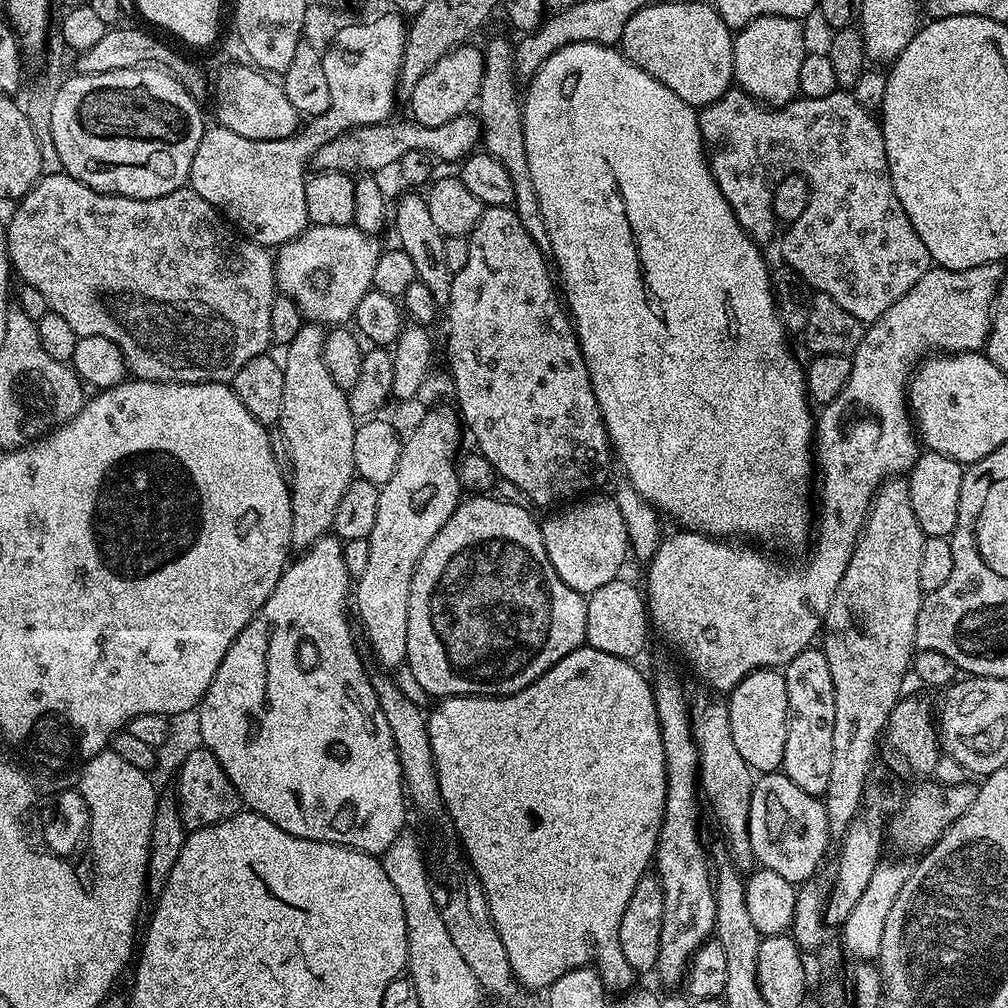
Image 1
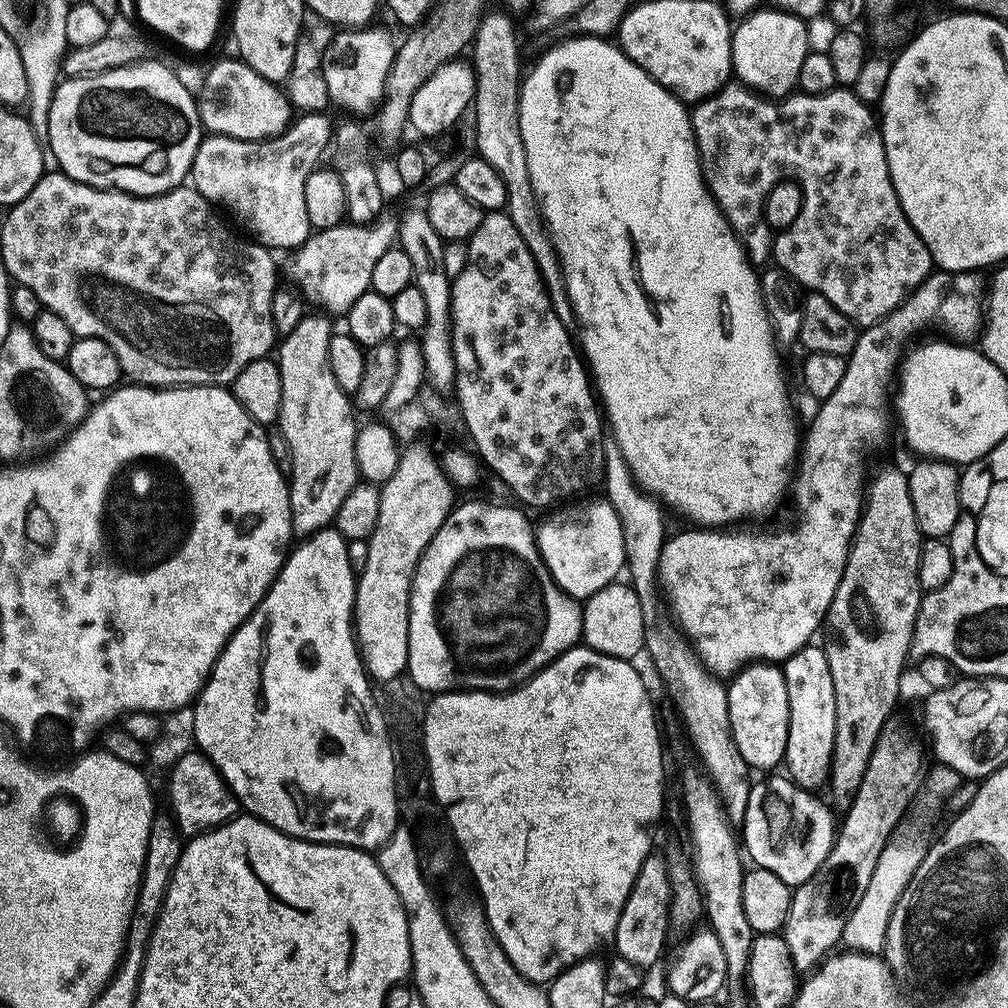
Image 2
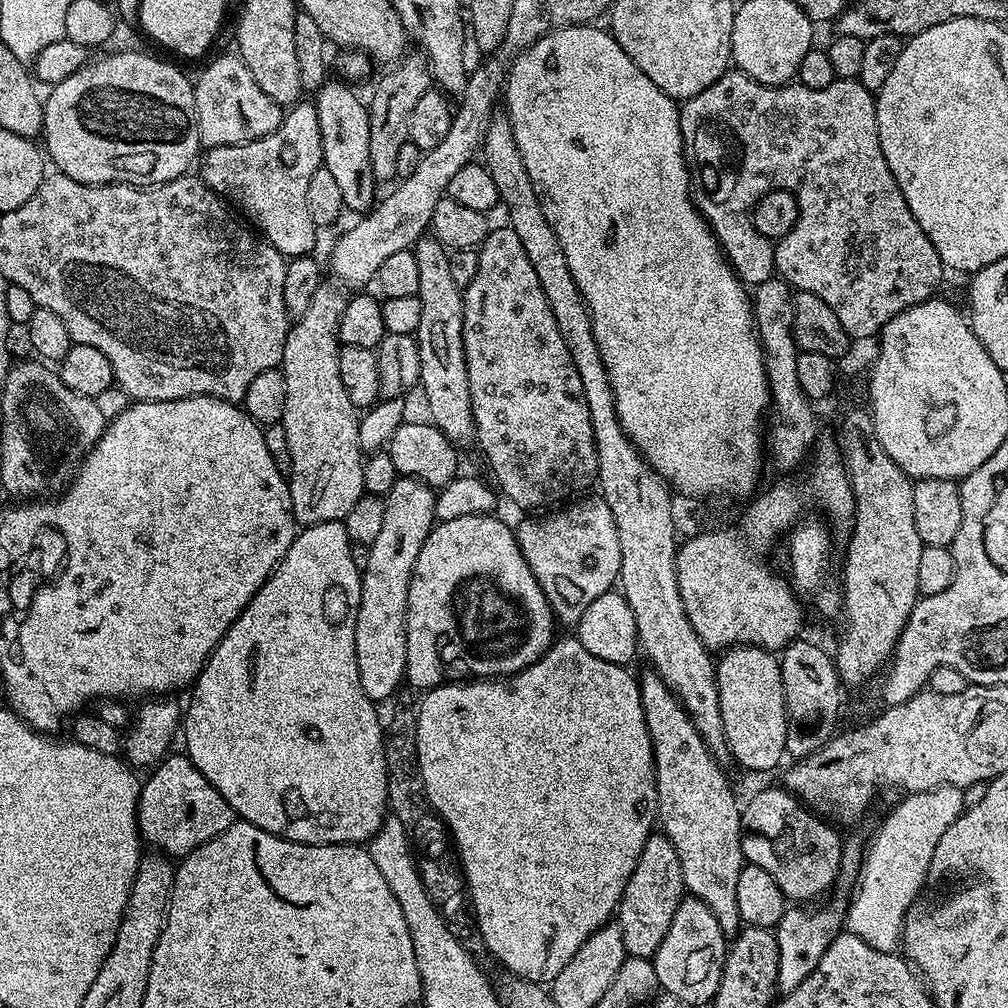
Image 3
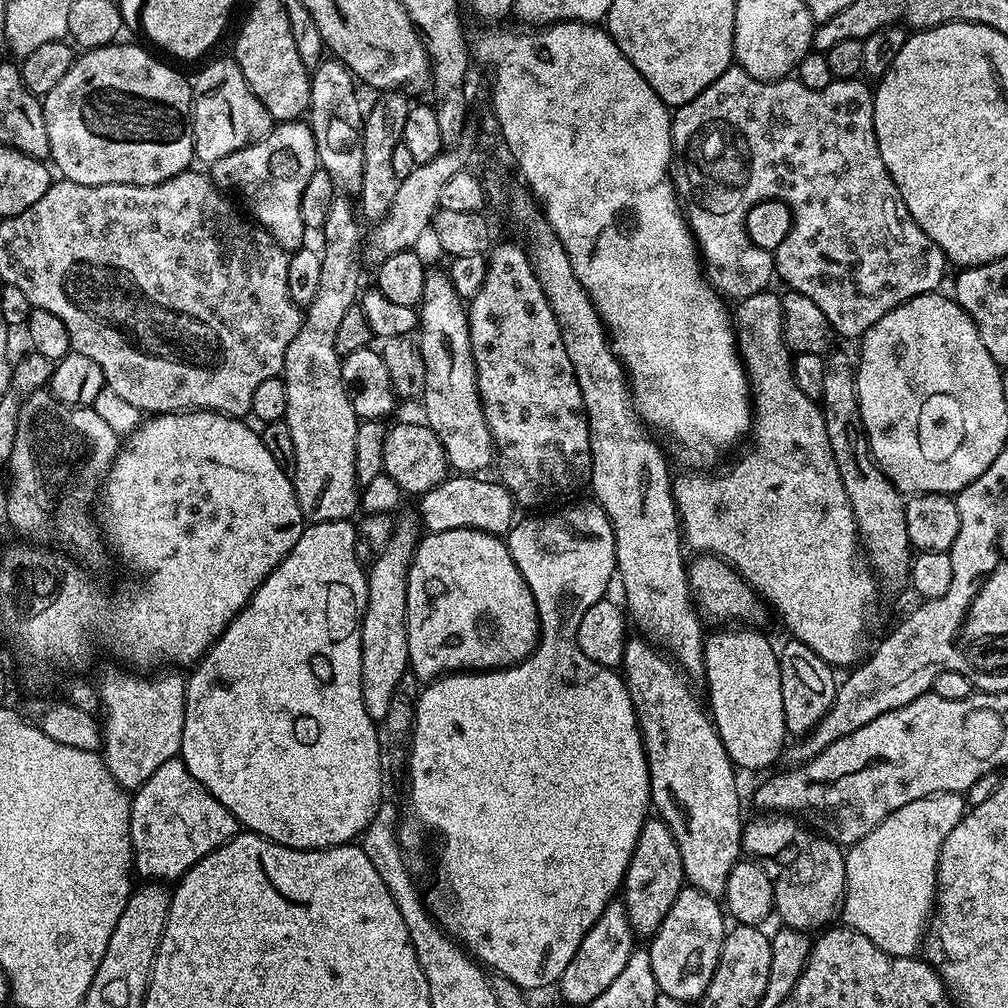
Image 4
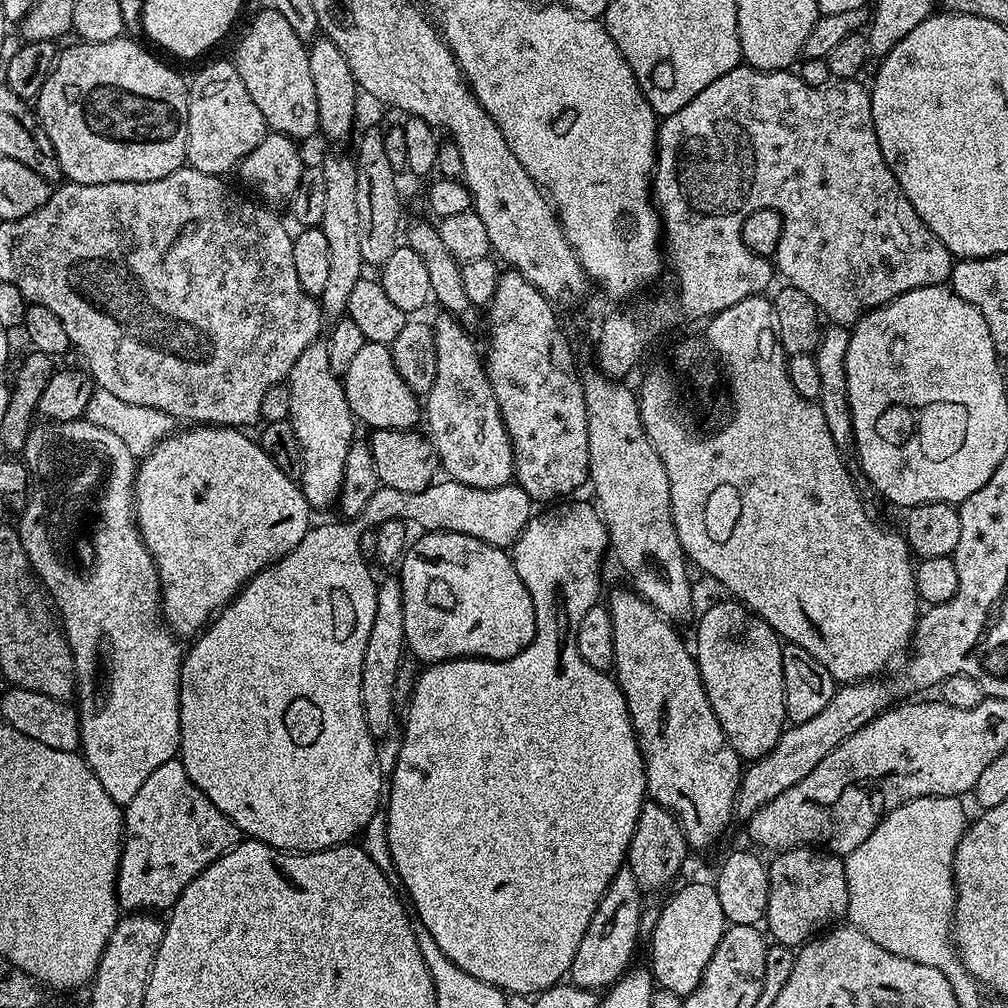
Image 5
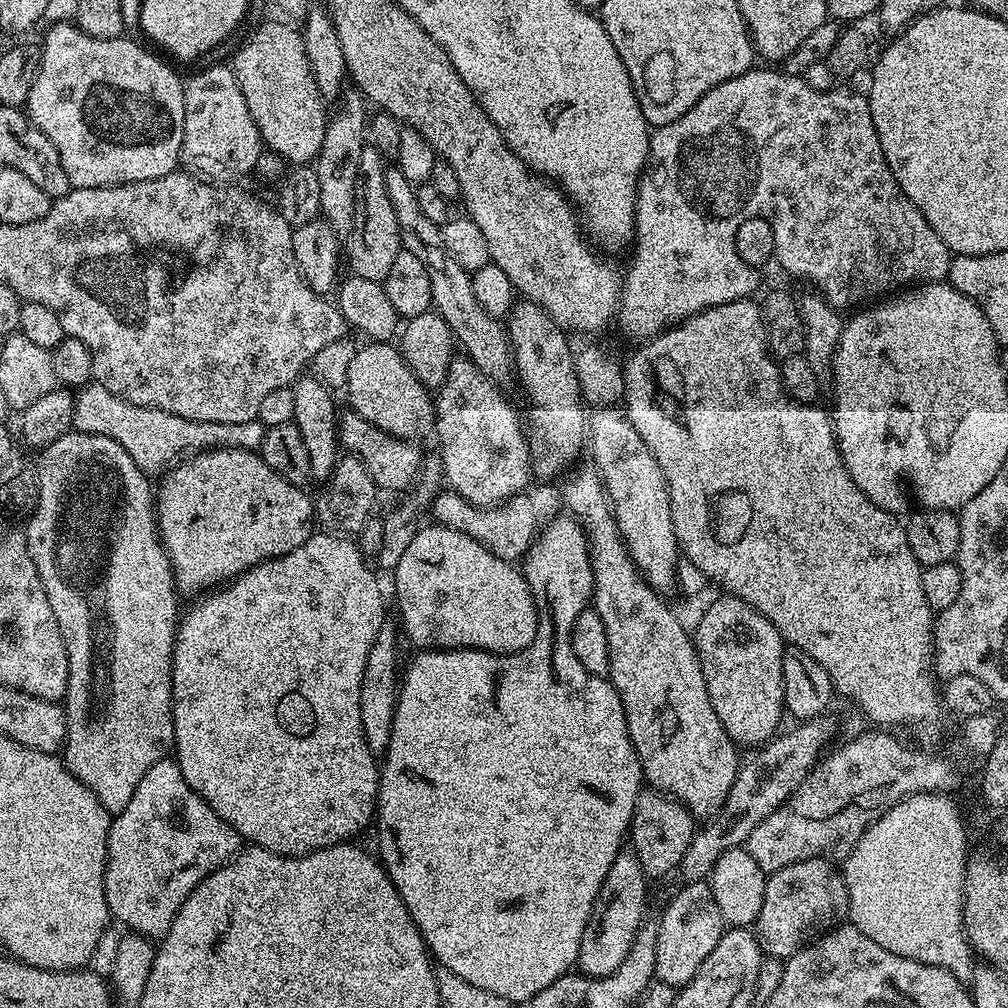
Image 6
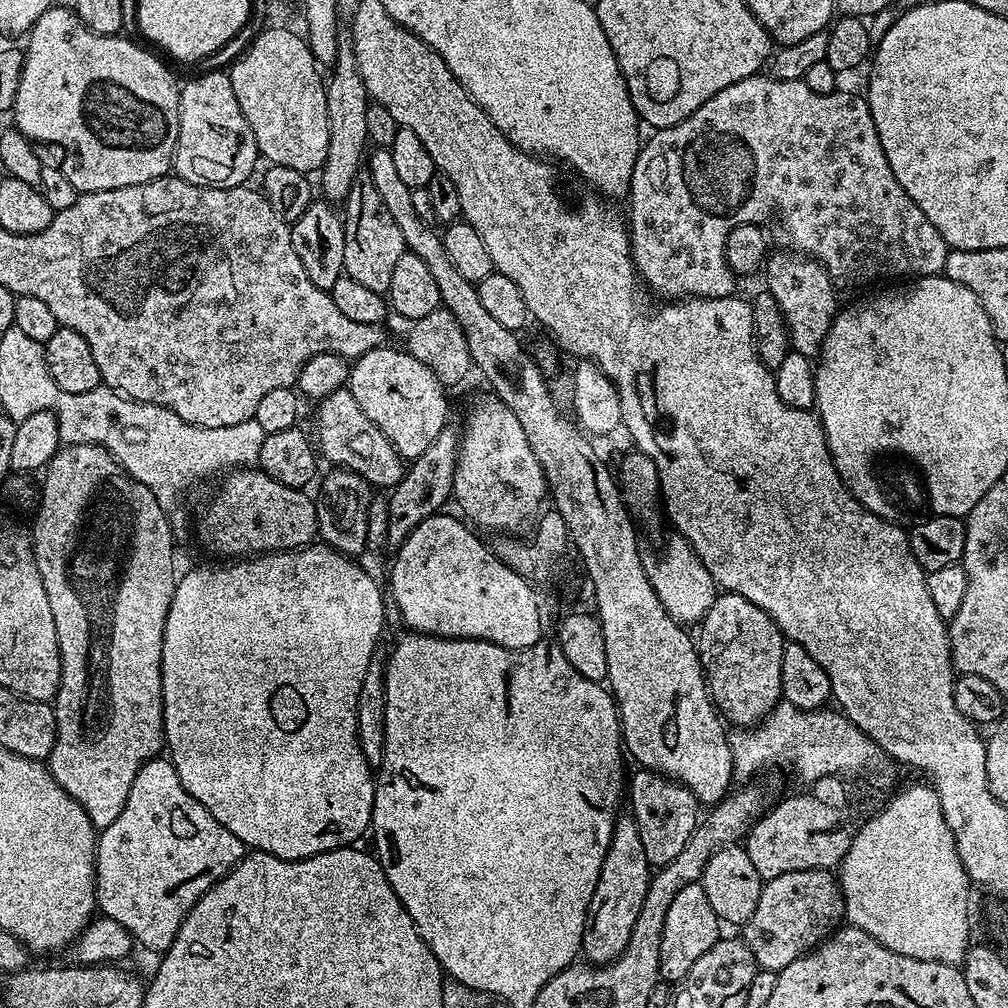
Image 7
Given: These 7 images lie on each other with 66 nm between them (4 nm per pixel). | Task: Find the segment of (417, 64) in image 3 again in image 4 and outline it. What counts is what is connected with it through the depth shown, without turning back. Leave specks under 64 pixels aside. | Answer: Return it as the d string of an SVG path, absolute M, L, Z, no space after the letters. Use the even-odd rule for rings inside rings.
M388 90L367 109L364 117L364 133L362 134L362 190L358 197L358 212L365 221L379 222L387 214L394 202L394 194L398 194L400 180L394 174L394 165L390 163L394 155L394 146L404 139L404 127L408 121L410 101L400 90Z

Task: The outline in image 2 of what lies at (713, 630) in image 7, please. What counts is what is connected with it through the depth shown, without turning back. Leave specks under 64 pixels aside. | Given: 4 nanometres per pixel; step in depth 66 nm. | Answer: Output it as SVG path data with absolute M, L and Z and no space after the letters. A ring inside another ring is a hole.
M753 662L740 669L727 681L728 689L728 709L730 710L730 730L734 734L734 746L738 746L738 751L742 753L742 758L746 758L749 769L756 768L772 768L768 770L776 770L784 764L784 751L786 750L786 738L788 737L788 723L790 722L790 702L786 694L786 678L783 671L775 663L772 662Z

